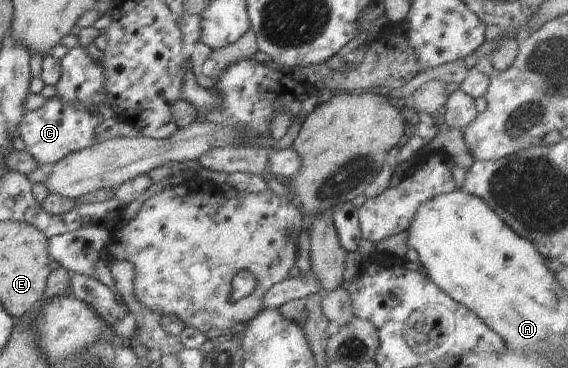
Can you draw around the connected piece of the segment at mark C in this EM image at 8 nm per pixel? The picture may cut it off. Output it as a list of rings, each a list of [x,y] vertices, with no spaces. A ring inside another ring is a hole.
[[[57,96],[47,99],[43,107],[27,111],[21,119],[18,133],[25,142],[25,152],[32,155],[40,165],[54,165],[68,154],[96,144],[95,128],[102,118],[97,112],[82,111],[66,105]]]

